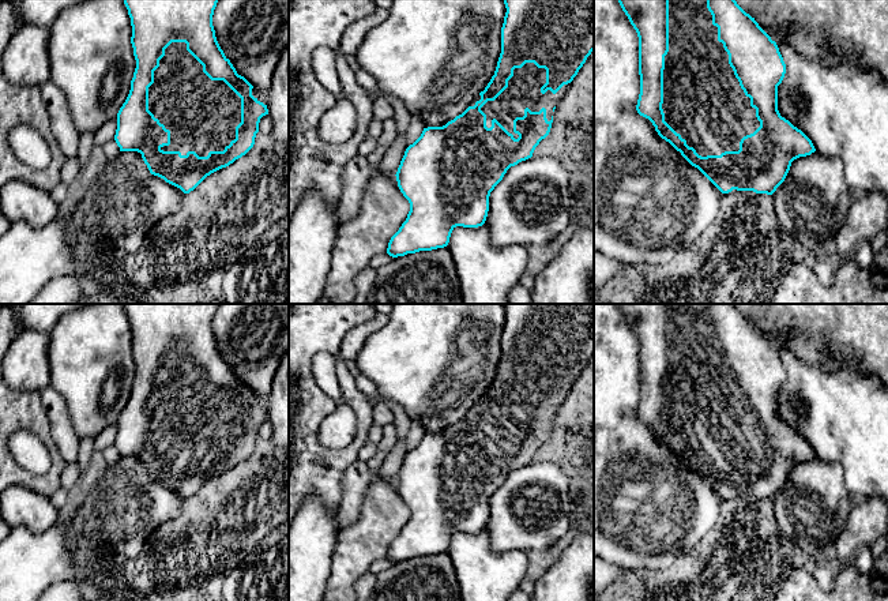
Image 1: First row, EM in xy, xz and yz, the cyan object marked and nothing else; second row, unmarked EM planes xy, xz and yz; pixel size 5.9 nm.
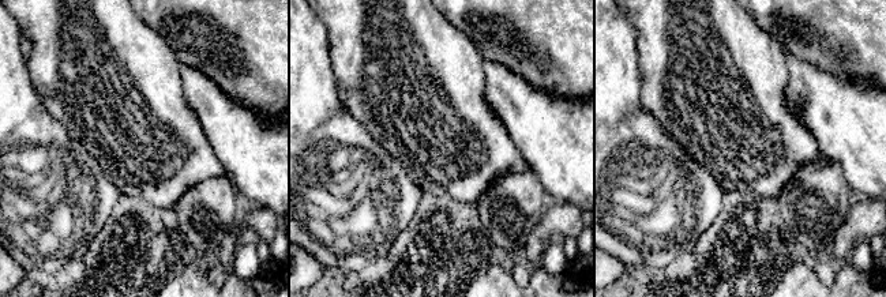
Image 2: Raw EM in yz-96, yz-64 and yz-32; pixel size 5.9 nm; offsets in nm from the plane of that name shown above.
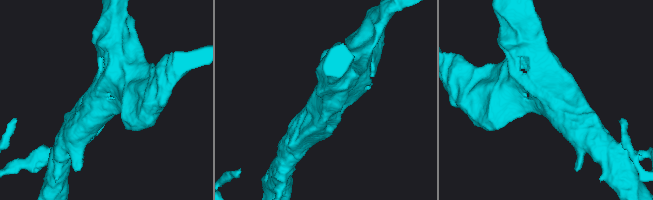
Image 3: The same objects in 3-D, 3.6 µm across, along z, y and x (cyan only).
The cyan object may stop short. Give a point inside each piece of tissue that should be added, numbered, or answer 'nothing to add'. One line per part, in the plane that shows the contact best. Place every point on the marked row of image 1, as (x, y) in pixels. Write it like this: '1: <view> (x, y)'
1: yz (703, 101)

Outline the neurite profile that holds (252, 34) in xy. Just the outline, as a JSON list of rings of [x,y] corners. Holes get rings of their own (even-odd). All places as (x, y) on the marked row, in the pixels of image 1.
[[[218,0],[212,15],[217,41],[237,74],[264,94],[289,45],[289,0]]]

